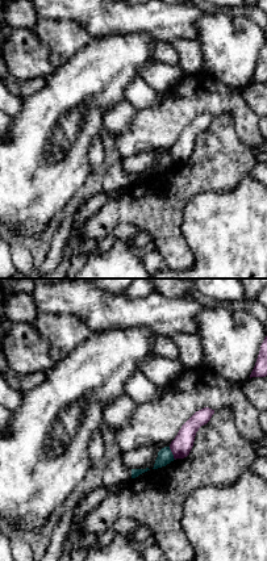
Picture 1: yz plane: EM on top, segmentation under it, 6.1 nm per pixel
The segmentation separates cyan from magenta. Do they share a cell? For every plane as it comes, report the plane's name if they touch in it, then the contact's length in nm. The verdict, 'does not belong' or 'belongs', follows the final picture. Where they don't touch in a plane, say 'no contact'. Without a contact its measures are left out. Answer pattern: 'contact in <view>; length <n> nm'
contact in yz; length 90 nm

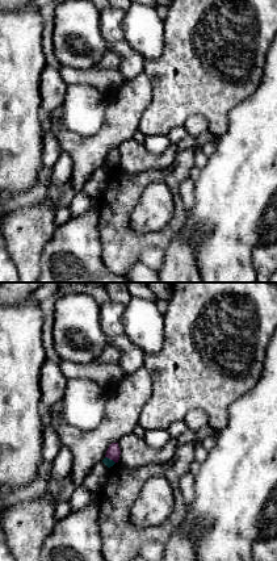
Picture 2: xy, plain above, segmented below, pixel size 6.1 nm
contact in xy; length 80 nm

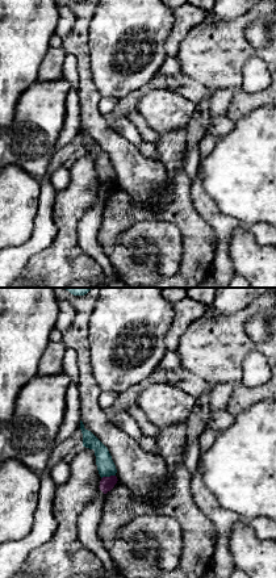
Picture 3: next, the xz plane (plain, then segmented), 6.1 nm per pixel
contact in xz; length 90 nm

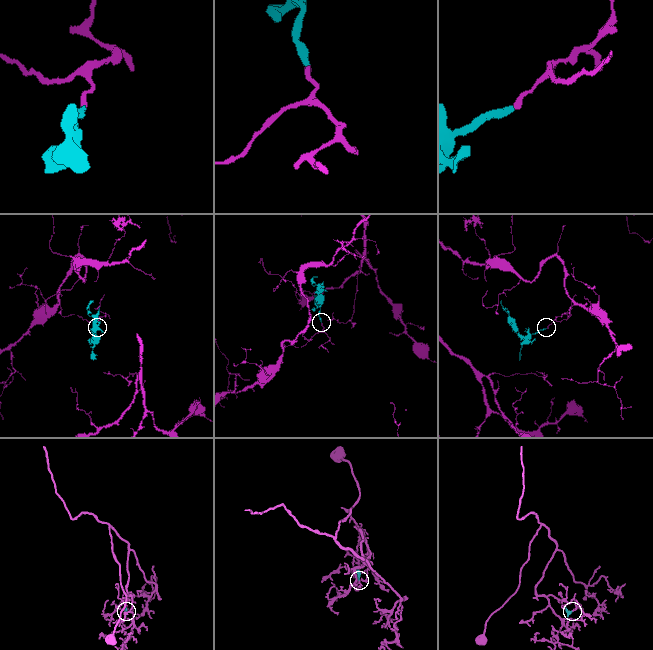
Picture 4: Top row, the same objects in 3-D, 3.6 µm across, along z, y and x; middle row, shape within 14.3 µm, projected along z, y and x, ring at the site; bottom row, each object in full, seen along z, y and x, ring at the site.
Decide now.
does not belong

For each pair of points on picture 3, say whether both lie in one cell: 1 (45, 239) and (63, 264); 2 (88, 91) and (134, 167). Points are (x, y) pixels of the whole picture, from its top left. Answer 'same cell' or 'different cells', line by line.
1: different cells
2: same cell

